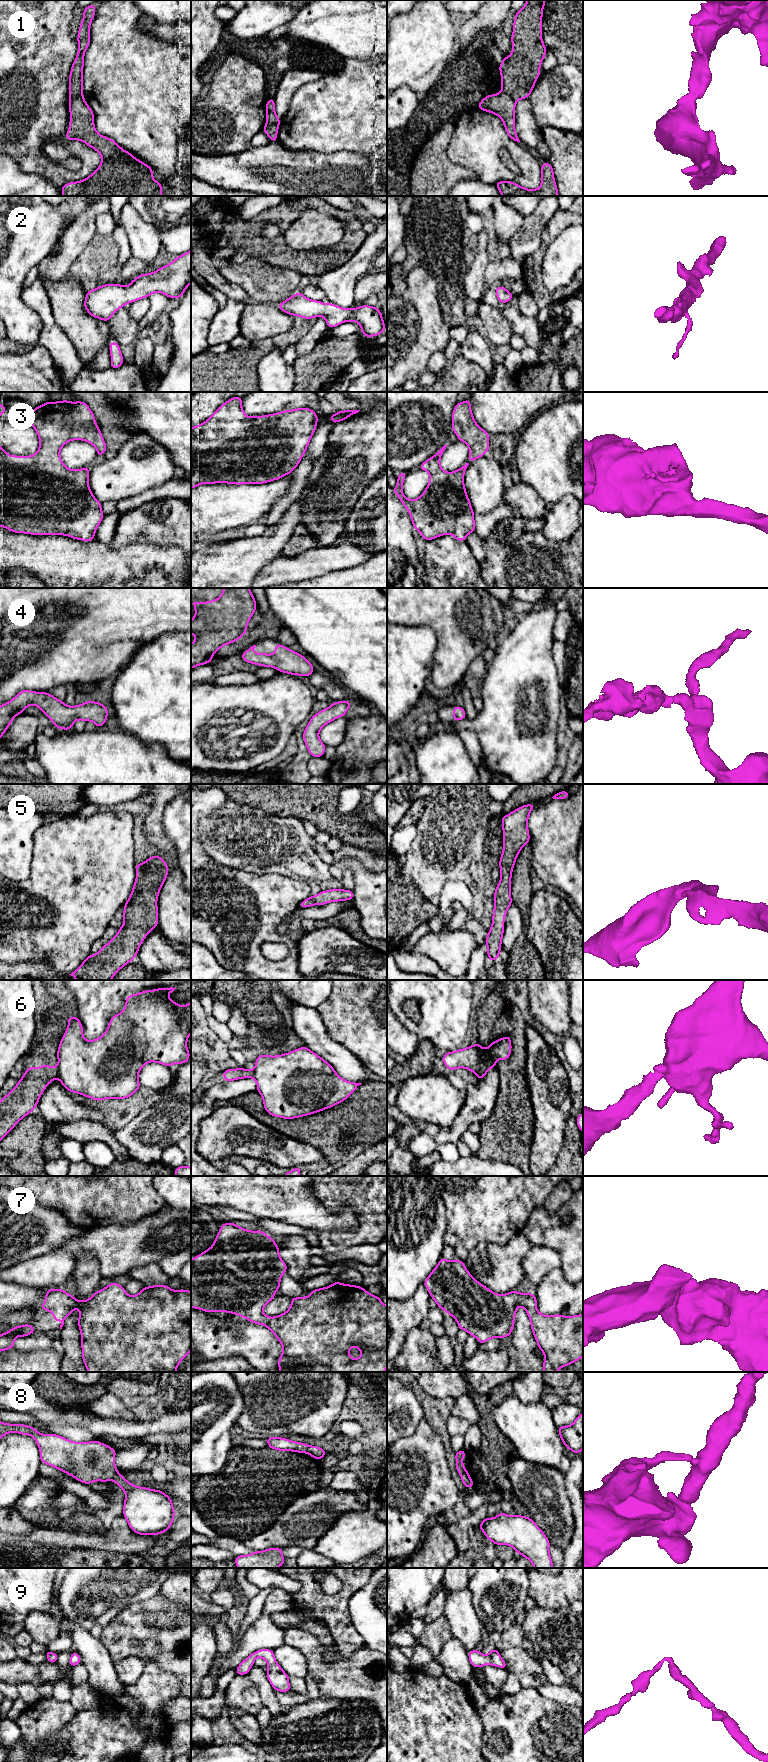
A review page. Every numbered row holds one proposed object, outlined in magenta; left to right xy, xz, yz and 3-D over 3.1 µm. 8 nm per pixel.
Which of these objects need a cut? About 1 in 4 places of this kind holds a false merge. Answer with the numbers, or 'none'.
1, 6, 8

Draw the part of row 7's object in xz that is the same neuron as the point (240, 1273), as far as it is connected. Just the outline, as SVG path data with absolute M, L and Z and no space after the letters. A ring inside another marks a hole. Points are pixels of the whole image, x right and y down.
M223 1223L213 1245L191 1259L191 1308L196 1308L204 1312L223 1311L229 1314L234 1313L242 1318L246 1318L251 1323L267 1327L283 1347L283 1352L278 1360L280 1372L385 1372L385 1368L387 1367L387 1306L380 1300L379 1296L370 1294L362 1286L334 1281L329 1287L311 1290L311 1294L308 1297L291 1298L291 1306L285 1313L276 1317L266 1316L263 1313L263 1308L273 1300L276 1291L280 1289L281 1277L287 1272L287 1269L286 1263L280 1257L278 1244L262 1230L250 1231L237 1226L235 1223ZM352 1346L357 1347L362 1353L359 1358L353 1359L350 1357L349 1351Z

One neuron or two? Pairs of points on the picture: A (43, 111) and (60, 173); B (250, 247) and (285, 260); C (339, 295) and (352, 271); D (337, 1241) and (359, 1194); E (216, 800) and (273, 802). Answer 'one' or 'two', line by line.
A: one
B: one
C: one
D: one
E: two

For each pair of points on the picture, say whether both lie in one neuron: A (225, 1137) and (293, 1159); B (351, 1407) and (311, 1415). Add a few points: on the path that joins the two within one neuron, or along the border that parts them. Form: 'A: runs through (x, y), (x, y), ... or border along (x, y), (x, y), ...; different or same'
A: runs through (242, 1137), (249, 1137), (276, 1148); same
B: border along (342, 1409), (330, 1430); different

